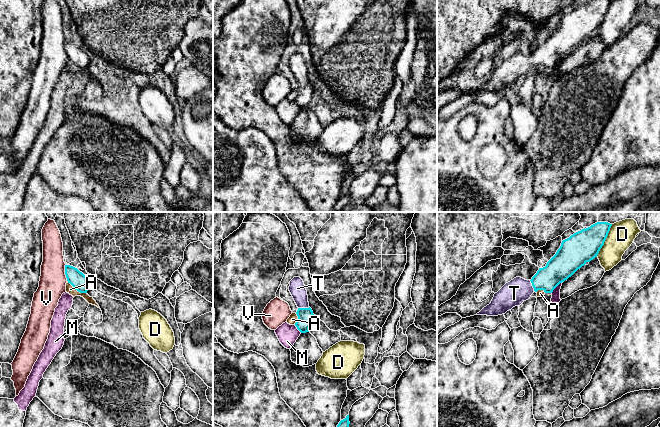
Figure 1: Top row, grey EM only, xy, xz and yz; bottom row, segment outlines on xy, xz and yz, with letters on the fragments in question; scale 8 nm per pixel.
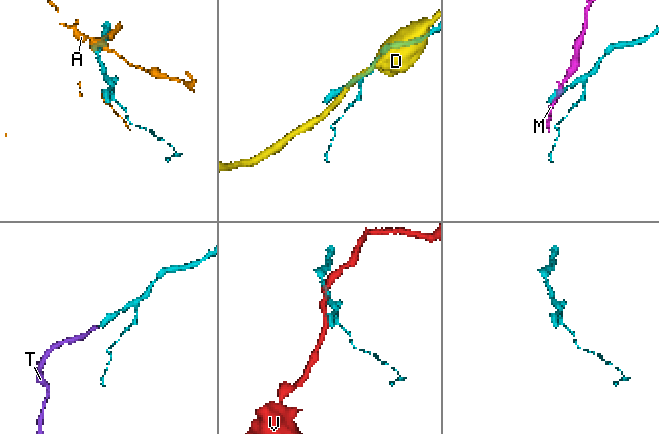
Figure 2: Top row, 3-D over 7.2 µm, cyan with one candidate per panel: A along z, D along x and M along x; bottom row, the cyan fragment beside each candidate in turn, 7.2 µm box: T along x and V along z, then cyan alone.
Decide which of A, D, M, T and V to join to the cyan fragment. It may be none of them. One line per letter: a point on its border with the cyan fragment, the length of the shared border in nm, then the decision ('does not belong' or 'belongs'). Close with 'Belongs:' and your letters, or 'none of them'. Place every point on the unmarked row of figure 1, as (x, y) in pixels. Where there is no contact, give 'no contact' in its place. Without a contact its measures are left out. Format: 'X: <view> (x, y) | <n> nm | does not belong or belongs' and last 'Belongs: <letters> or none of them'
A: xy (76, 65) | 190 nm | does not belong
D: yz (605, 15) | 300 nm | does not belong
M: yz (556, 62) | 130 nm | does not belong
T: xz (303, 84) | 100 nm | belongs
V: xy (65, 48) | 140 nm | does not belong
Belongs: T

